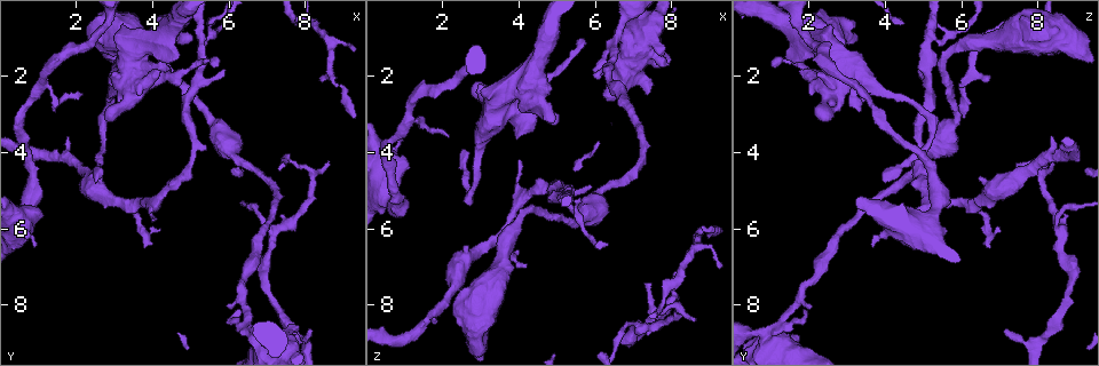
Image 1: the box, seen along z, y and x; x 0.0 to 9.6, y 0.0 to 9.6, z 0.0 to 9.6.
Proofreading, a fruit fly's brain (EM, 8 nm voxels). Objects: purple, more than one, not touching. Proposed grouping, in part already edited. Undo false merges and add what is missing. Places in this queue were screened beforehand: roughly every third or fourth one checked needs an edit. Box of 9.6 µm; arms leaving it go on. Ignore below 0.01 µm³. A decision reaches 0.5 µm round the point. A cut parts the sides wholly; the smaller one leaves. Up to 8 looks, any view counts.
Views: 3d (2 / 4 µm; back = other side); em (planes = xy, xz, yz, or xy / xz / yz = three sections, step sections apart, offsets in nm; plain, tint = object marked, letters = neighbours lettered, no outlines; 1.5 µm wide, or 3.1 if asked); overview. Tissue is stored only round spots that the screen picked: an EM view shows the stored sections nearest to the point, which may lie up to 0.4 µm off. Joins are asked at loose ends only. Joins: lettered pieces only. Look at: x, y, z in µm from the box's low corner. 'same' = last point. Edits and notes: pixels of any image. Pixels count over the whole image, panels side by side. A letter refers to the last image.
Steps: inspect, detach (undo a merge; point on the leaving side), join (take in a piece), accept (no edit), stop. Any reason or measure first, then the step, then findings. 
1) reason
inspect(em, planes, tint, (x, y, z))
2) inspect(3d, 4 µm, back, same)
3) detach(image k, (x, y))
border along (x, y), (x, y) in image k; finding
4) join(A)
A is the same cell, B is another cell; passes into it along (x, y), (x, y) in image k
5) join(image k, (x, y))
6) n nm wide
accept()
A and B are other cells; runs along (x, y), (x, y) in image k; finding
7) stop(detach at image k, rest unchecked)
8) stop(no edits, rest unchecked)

inspect(3d, 2 µm, (5.35, 1.00, 5.20))

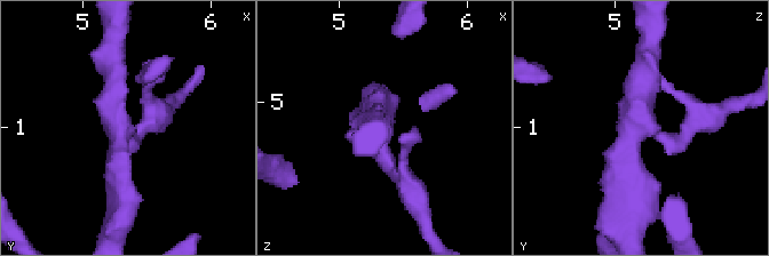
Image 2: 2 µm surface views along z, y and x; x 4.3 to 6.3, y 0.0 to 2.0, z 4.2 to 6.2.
3 arms; arms of 190, 220, 220 nm; shape alone is not enough
inspect(em, planes, letters, (5.32, 1.04, 5.20))

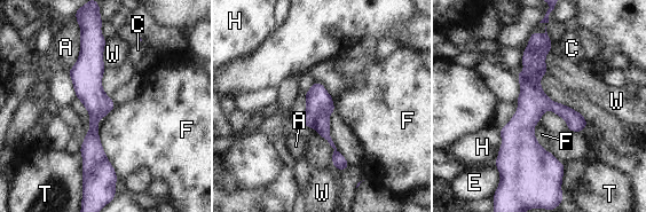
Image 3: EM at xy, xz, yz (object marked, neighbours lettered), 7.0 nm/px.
detach(image 3, (322, 124))
A, C, E, F, H, T and W are other cells; border along (328, 114), (321, 114), (313, 127) in image 3; two neurons meet here

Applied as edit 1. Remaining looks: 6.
free end
inspect(em, yz, step 8, tint, (2.45, 4.80, 3.95))

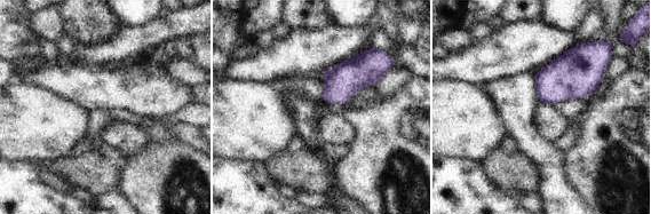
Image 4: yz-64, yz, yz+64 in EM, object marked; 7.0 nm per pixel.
inspect(em, yz, step 8, letters, same)

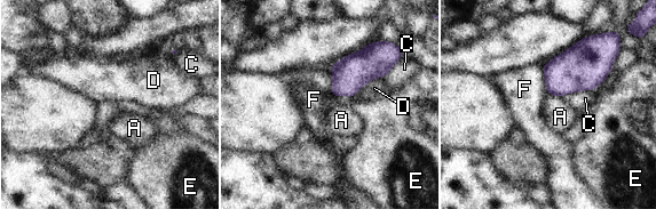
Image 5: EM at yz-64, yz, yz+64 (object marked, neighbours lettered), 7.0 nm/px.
accept()
A, C, D, E and F are other cells; no lettered piece goes on from it

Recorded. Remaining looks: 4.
sharp bend
inspect(3d, 2 µm, (1.10, 2.25, 3.20))

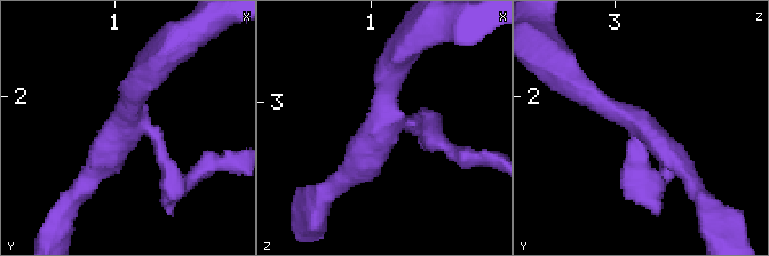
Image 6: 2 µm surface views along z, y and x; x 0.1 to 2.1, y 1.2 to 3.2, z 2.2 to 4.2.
3 arms; need the tissue
inspect(em, xz, step 8, tint, (1.08, 2.24, 3.20))

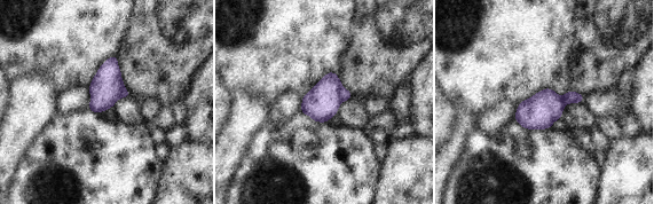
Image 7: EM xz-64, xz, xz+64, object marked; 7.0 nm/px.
inspect(em, planes, letters, same)

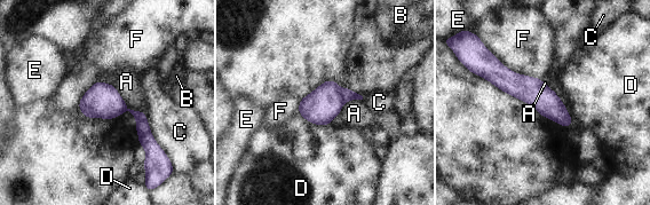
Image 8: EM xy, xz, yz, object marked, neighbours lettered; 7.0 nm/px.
F touches over 460 nm
detach(image 8, (347, 94))
A, B, C, D, E and F are other cells; a second neuron is stuck on

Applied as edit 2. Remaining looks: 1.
stop(detach at image 3, detach at image 8, rest unchecked)

